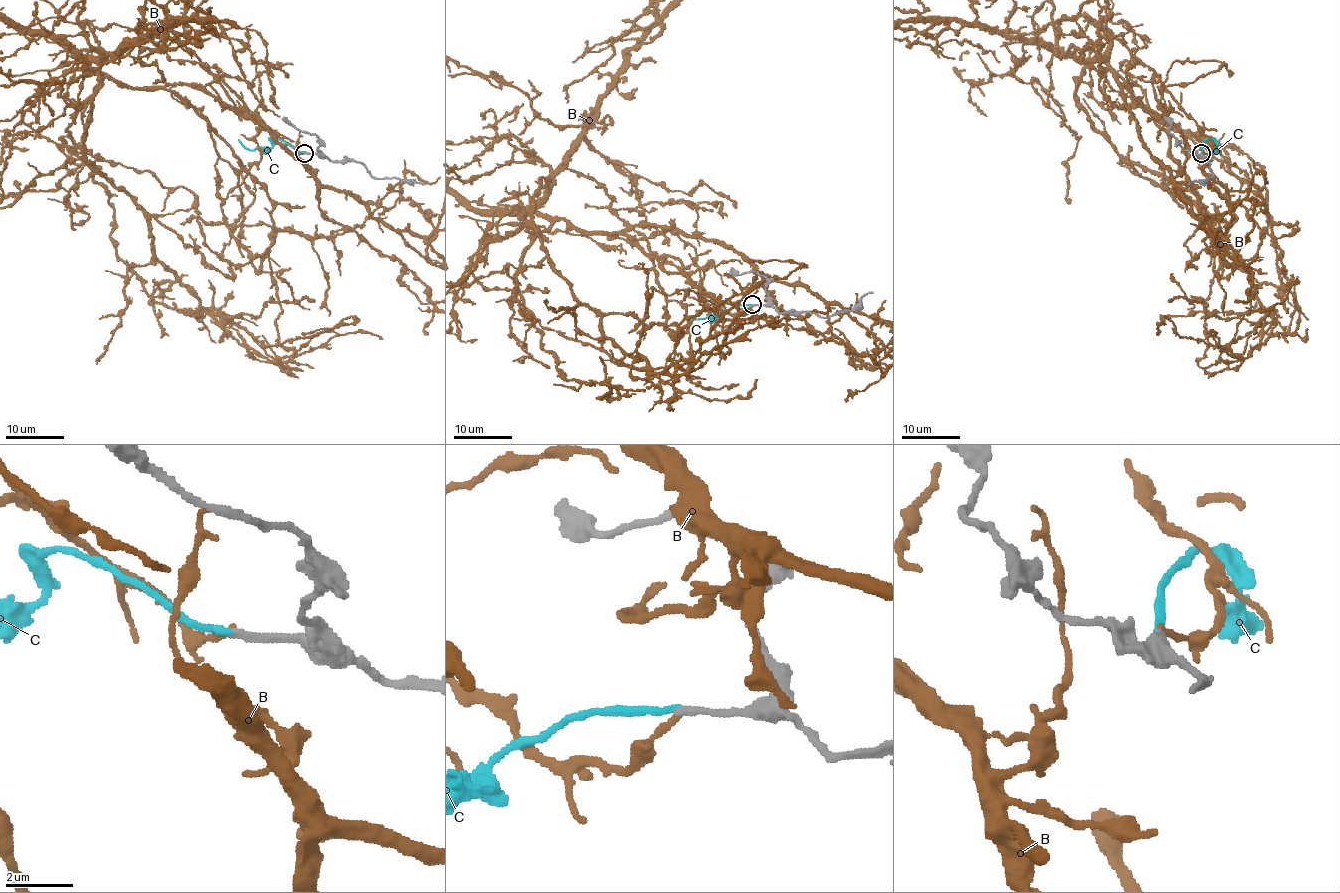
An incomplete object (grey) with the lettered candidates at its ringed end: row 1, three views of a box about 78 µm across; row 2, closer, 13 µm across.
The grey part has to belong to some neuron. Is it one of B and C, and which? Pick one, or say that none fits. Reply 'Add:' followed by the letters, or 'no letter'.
Add: C

